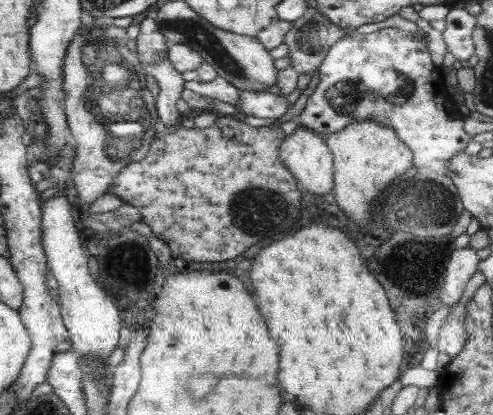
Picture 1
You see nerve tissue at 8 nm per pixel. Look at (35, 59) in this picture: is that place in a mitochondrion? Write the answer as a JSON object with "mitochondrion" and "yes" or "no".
{"mitochondrion":"no"}

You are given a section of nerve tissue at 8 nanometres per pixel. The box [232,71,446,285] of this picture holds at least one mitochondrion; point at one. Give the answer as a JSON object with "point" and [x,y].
{"point":[344,98]}

